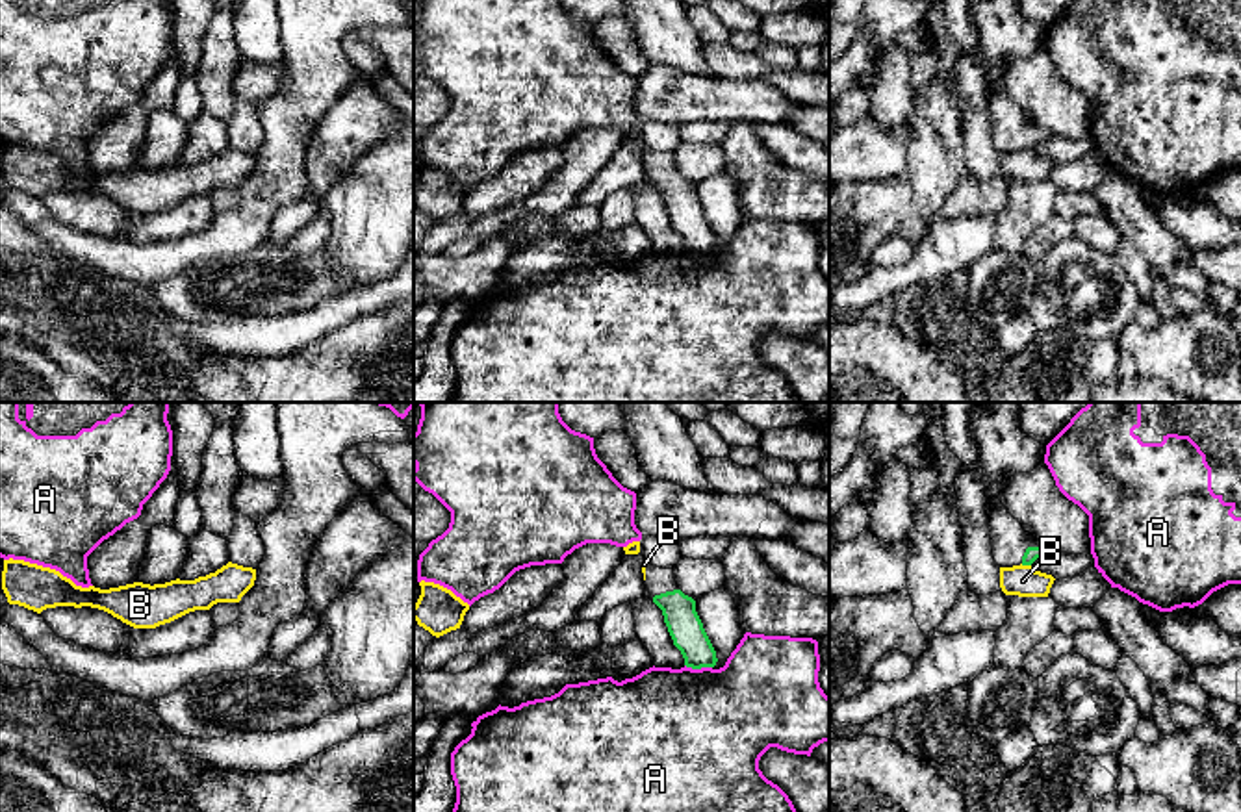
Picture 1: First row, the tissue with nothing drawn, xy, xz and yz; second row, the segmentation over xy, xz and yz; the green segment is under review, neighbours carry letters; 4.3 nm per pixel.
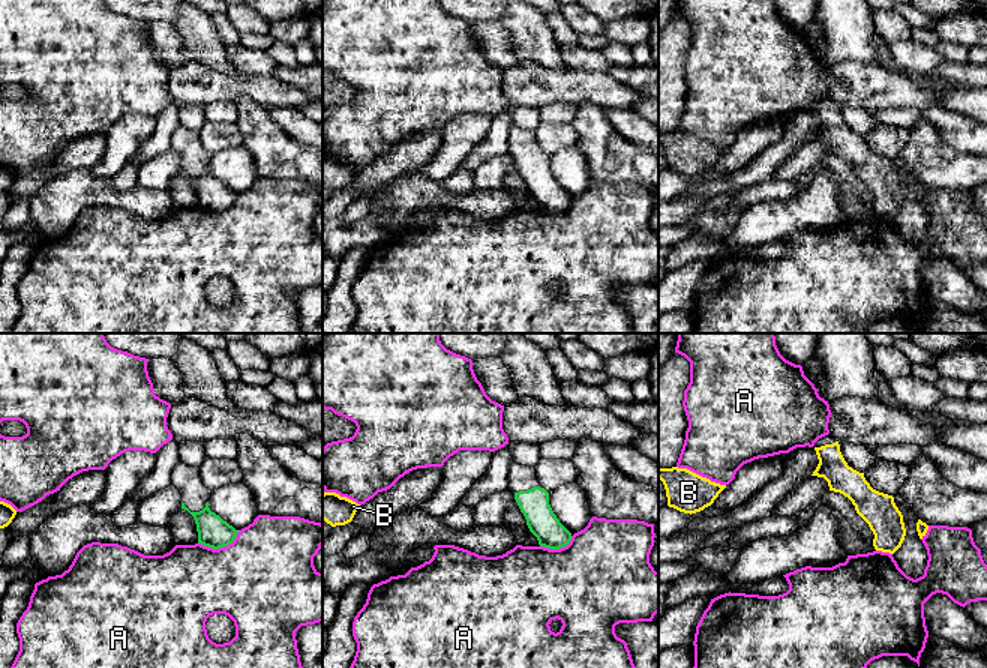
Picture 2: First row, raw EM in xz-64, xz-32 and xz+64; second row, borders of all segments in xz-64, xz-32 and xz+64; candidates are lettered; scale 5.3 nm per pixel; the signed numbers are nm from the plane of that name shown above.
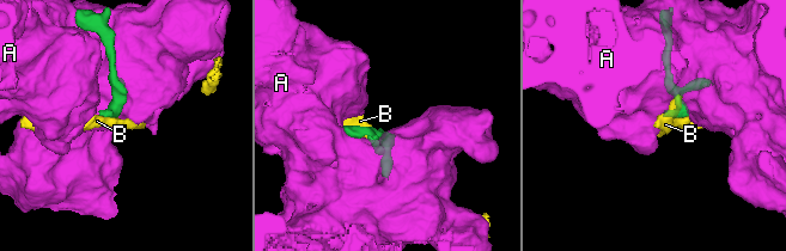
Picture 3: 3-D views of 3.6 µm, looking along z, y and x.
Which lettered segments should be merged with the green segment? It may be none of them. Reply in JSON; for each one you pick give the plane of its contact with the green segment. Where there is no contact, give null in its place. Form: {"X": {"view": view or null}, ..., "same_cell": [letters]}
{"same_cell": []}

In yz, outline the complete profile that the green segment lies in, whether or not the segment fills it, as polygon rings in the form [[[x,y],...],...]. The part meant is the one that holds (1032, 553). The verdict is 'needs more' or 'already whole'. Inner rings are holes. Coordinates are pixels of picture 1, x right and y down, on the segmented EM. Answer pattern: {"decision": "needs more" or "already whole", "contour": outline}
{"decision": "needs more", "contour": [[[998,488],[987,495],[987,515],[992,558],[1000,567],[1031,565],[1037,558],[1054,551],[1033,536],[1028,536],[1004,504],[992,502],[994,499],[1000,499]]]}

